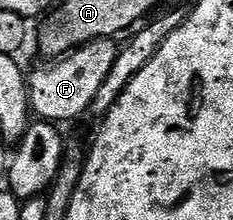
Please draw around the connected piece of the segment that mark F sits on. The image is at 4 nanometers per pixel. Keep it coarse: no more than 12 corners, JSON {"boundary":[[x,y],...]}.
{"boundary":[[92,40],[28,76],[44,122],[84,116],[115,64]]}

